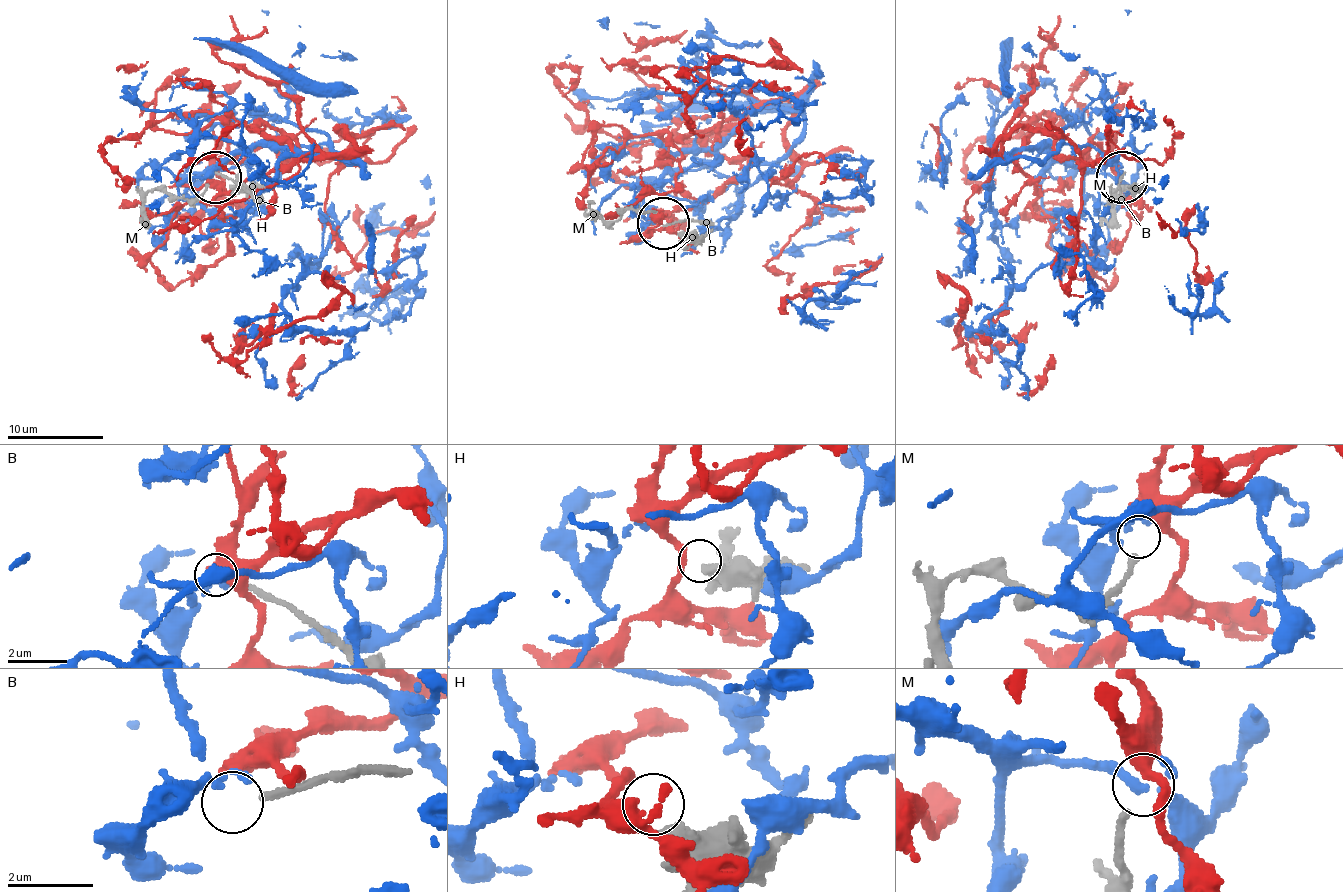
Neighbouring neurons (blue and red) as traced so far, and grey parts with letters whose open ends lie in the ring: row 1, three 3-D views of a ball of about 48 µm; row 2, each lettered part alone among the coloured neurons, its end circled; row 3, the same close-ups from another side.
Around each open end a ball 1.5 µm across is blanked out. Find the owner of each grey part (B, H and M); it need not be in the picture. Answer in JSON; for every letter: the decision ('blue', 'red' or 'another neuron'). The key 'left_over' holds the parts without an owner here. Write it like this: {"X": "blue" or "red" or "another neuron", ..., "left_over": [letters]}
{"B": "another neuron", "H": "another neuron", "M": "red", "left_over": ["B", "H"]}

